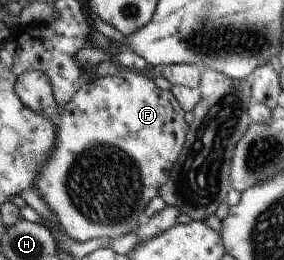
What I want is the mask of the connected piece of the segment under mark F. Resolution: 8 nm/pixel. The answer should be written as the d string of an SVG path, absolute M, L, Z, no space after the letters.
M119 69L117 75L105 74L95 78L93 81L86 83L78 92L73 93L71 101L65 105L65 107L59 107L54 96L52 95L51 81L49 81L49 75L43 73L43 71L30 70L29 72L23 73L19 81L17 82L17 91L19 97L22 98L23 105L27 105L31 111L47 117L53 121L53 125L60 129L57 132L57 141L55 141L55 151L53 151L53 157L49 159L49 163L45 163L43 167L43 173L39 173L39 179L35 181L32 190L37 191L43 201L49 205L49 209L55 213L57 221L61 223L61 228L69 235L71 239L76 242L83 243L92 239L98 239L101 237L109 237L111 240L125 236L129 234L129 231L135 231L137 229L137 217L145 211L147 203L150 203L162 185L165 185L167 179L169 179L170 171L175 165L175 161L179 157L183 144L185 143L185 135L189 130L189 125L185 121L185 110L182 105L179 105L178 99L174 97L171 91L163 91L155 85L152 76L144 72L136 72L131 69Z

